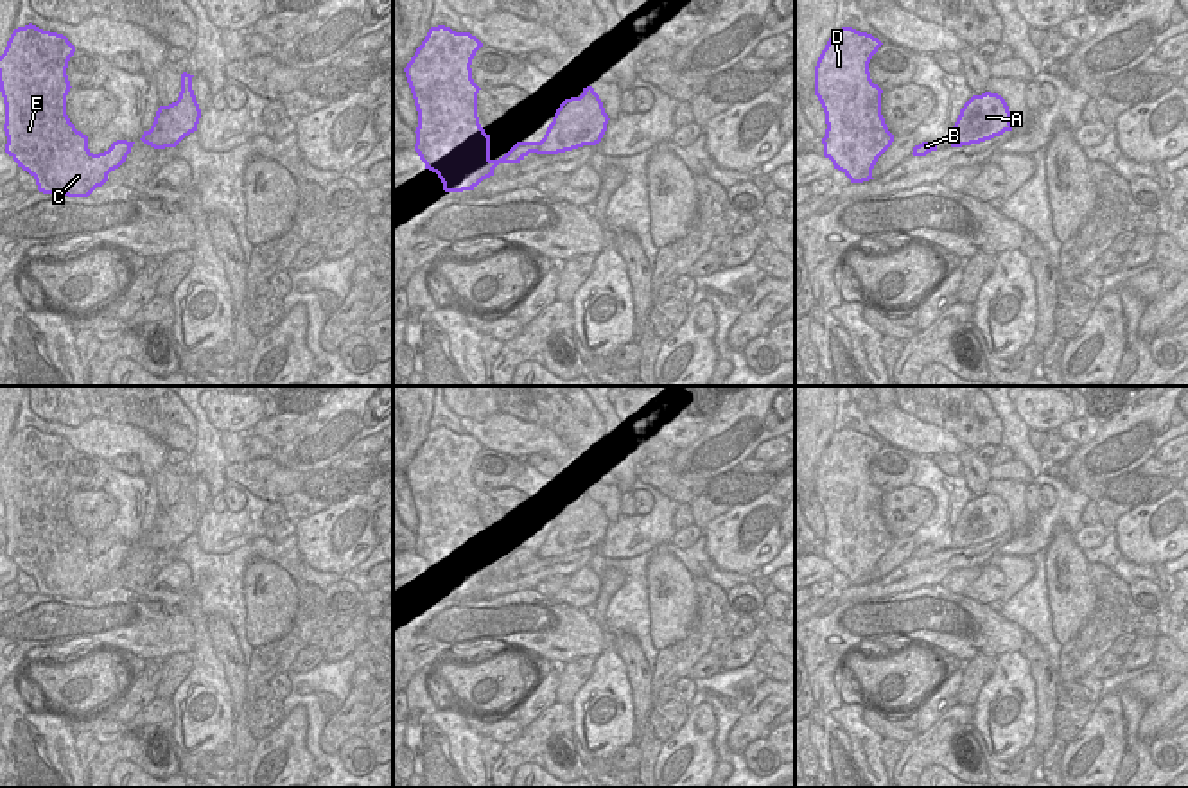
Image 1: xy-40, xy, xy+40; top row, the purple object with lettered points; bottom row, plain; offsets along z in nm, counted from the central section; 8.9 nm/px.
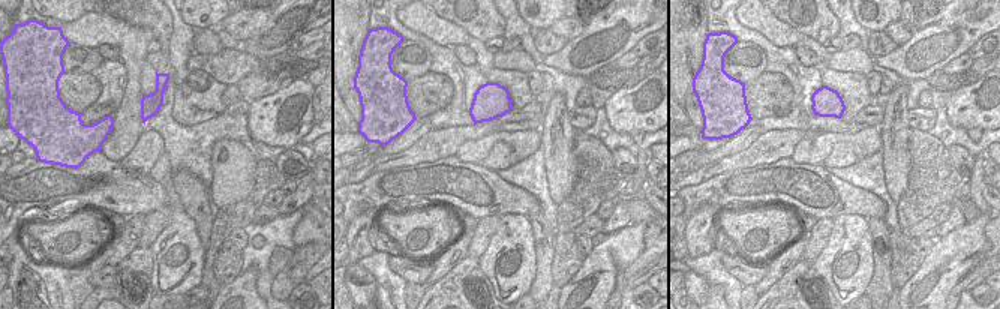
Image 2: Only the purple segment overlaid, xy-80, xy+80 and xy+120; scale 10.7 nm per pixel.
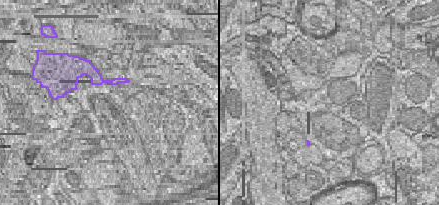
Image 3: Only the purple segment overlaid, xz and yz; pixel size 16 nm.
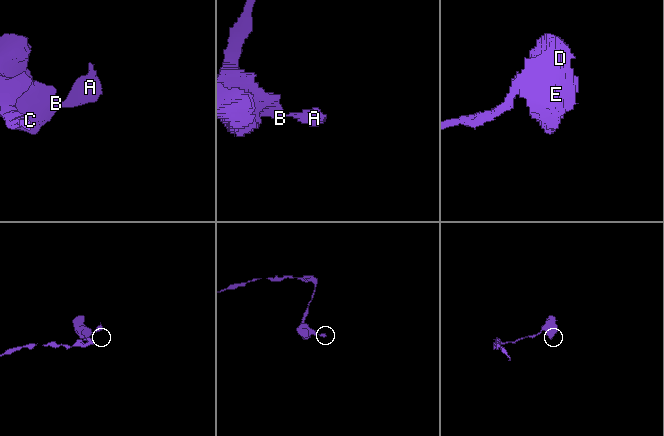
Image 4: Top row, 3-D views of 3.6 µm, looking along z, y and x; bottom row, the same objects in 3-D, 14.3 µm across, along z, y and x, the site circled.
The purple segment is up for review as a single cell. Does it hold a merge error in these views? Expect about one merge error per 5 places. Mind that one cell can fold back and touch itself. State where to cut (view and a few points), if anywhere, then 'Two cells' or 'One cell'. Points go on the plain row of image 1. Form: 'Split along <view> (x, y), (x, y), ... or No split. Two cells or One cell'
Split along xy (539, 544), (535, 553). Two cells

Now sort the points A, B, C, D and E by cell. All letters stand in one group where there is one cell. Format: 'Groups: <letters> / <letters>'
Groups: A / B C D E

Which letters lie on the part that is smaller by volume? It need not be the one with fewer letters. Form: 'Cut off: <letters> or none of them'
Cut off: A

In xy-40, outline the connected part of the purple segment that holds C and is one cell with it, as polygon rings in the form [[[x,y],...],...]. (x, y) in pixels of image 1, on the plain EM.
[[[32,425],[13,433],[0,458],[5,555],[36,582],[39,594],[88,600],[108,583],[111,573],[126,564],[135,544],[117,542],[99,556],[88,551],[88,538],[77,533],[66,517],[66,497],[72,490],[66,470],[74,454],[75,449],[63,436],[43,433]]]

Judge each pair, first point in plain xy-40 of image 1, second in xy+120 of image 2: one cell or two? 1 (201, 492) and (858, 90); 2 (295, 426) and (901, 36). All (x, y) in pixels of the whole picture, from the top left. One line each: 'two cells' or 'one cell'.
1: one cell
2: one cell

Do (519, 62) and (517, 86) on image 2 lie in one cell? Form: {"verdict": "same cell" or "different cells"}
{"verdict": "different cells"}

